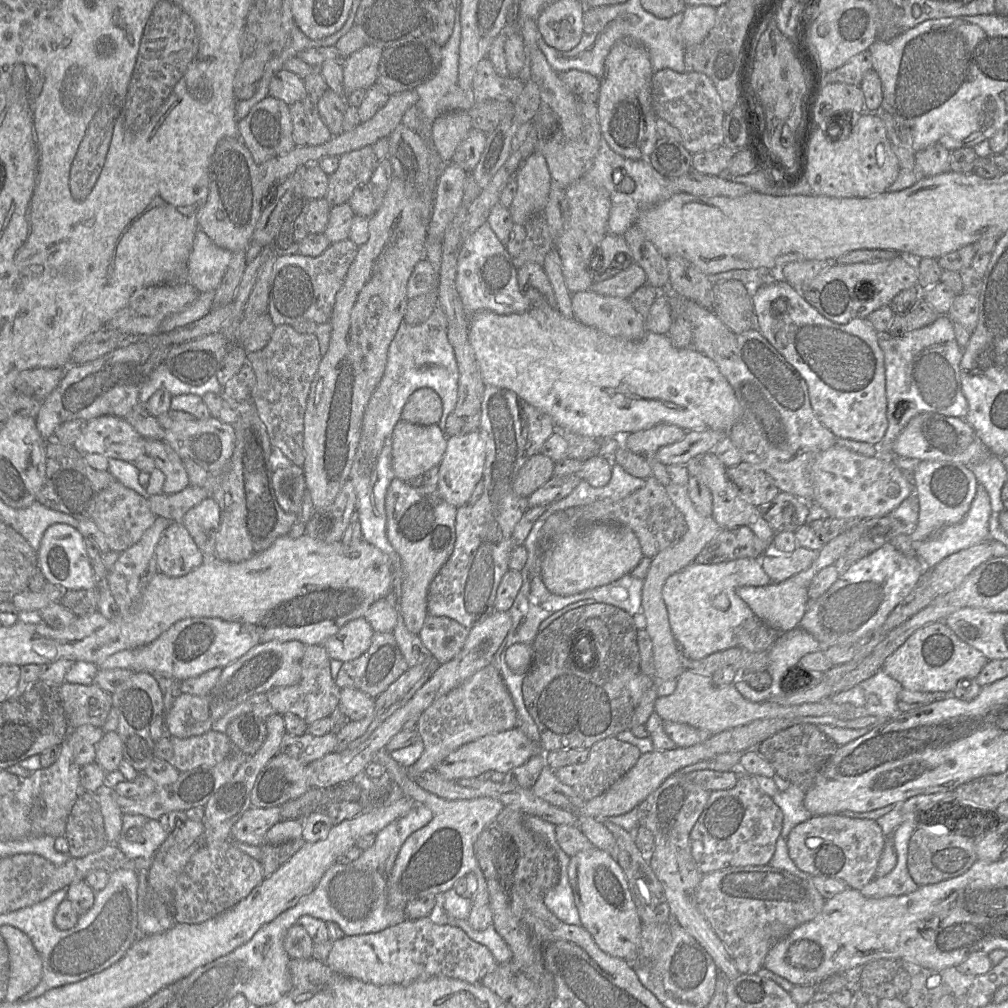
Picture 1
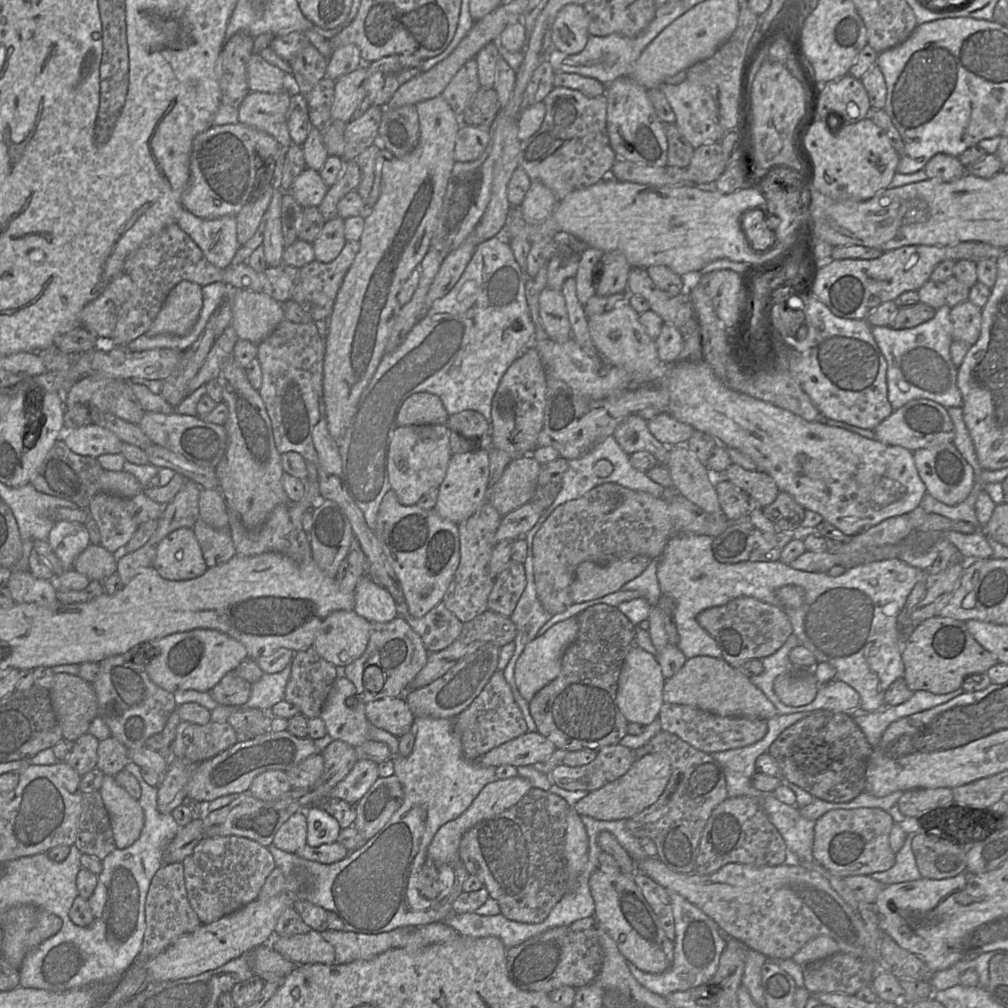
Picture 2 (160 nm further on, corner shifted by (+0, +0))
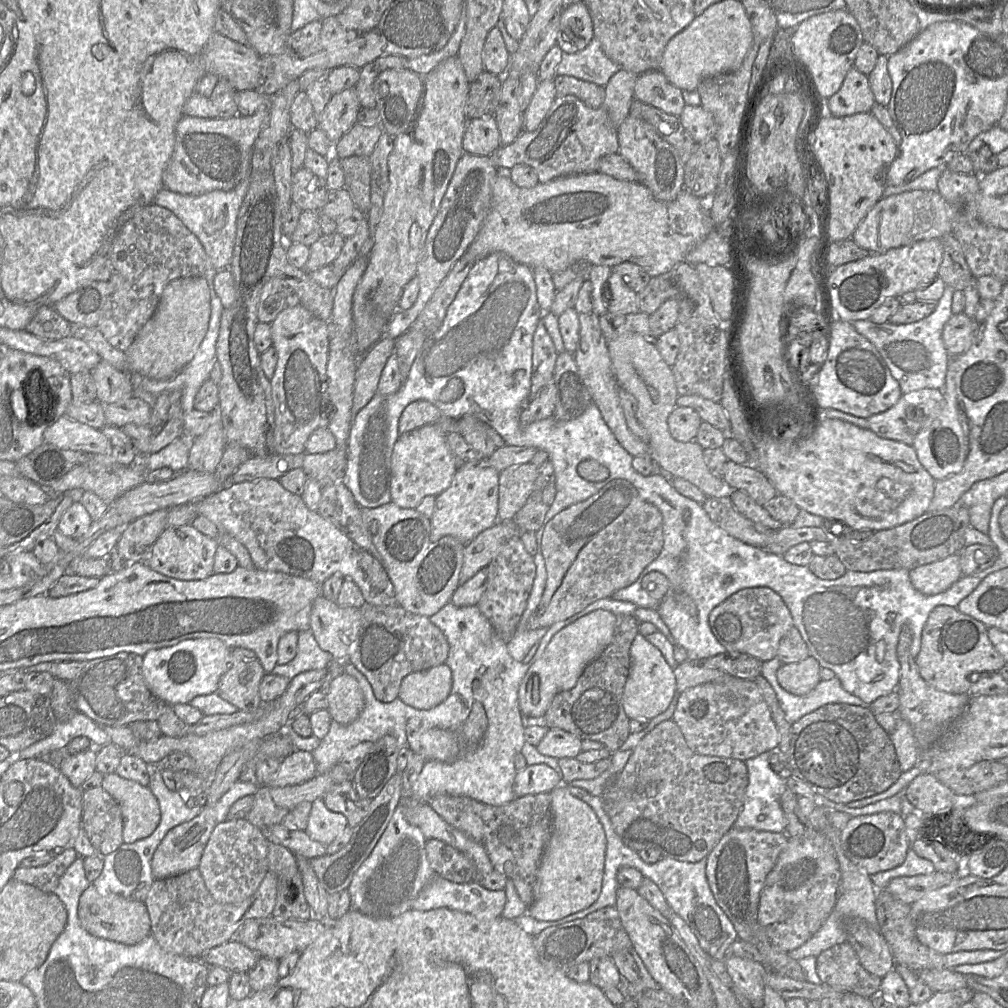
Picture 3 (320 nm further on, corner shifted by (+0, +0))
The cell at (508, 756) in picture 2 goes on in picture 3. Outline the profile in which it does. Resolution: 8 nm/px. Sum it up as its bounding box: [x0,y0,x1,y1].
[536,729,582,760]

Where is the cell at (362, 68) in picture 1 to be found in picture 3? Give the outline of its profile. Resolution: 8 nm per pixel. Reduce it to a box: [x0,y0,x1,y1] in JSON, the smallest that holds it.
[317,87,360,143]

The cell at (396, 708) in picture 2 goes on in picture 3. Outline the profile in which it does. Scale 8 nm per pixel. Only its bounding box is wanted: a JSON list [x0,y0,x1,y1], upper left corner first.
[406,703,487,763]

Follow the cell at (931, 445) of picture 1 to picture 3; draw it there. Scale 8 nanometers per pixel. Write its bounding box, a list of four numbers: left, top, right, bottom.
[868,388,944,445]

